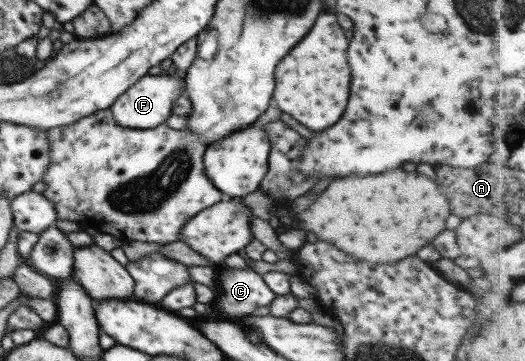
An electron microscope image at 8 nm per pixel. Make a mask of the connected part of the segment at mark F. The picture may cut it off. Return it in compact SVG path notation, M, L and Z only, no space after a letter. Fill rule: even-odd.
M147 73L140 77L133 85L127 88L110 105L113 121L119 127L127 129L152 129L163 124L170 117L171 106L184 91L184 77L170 76L167 74Z

